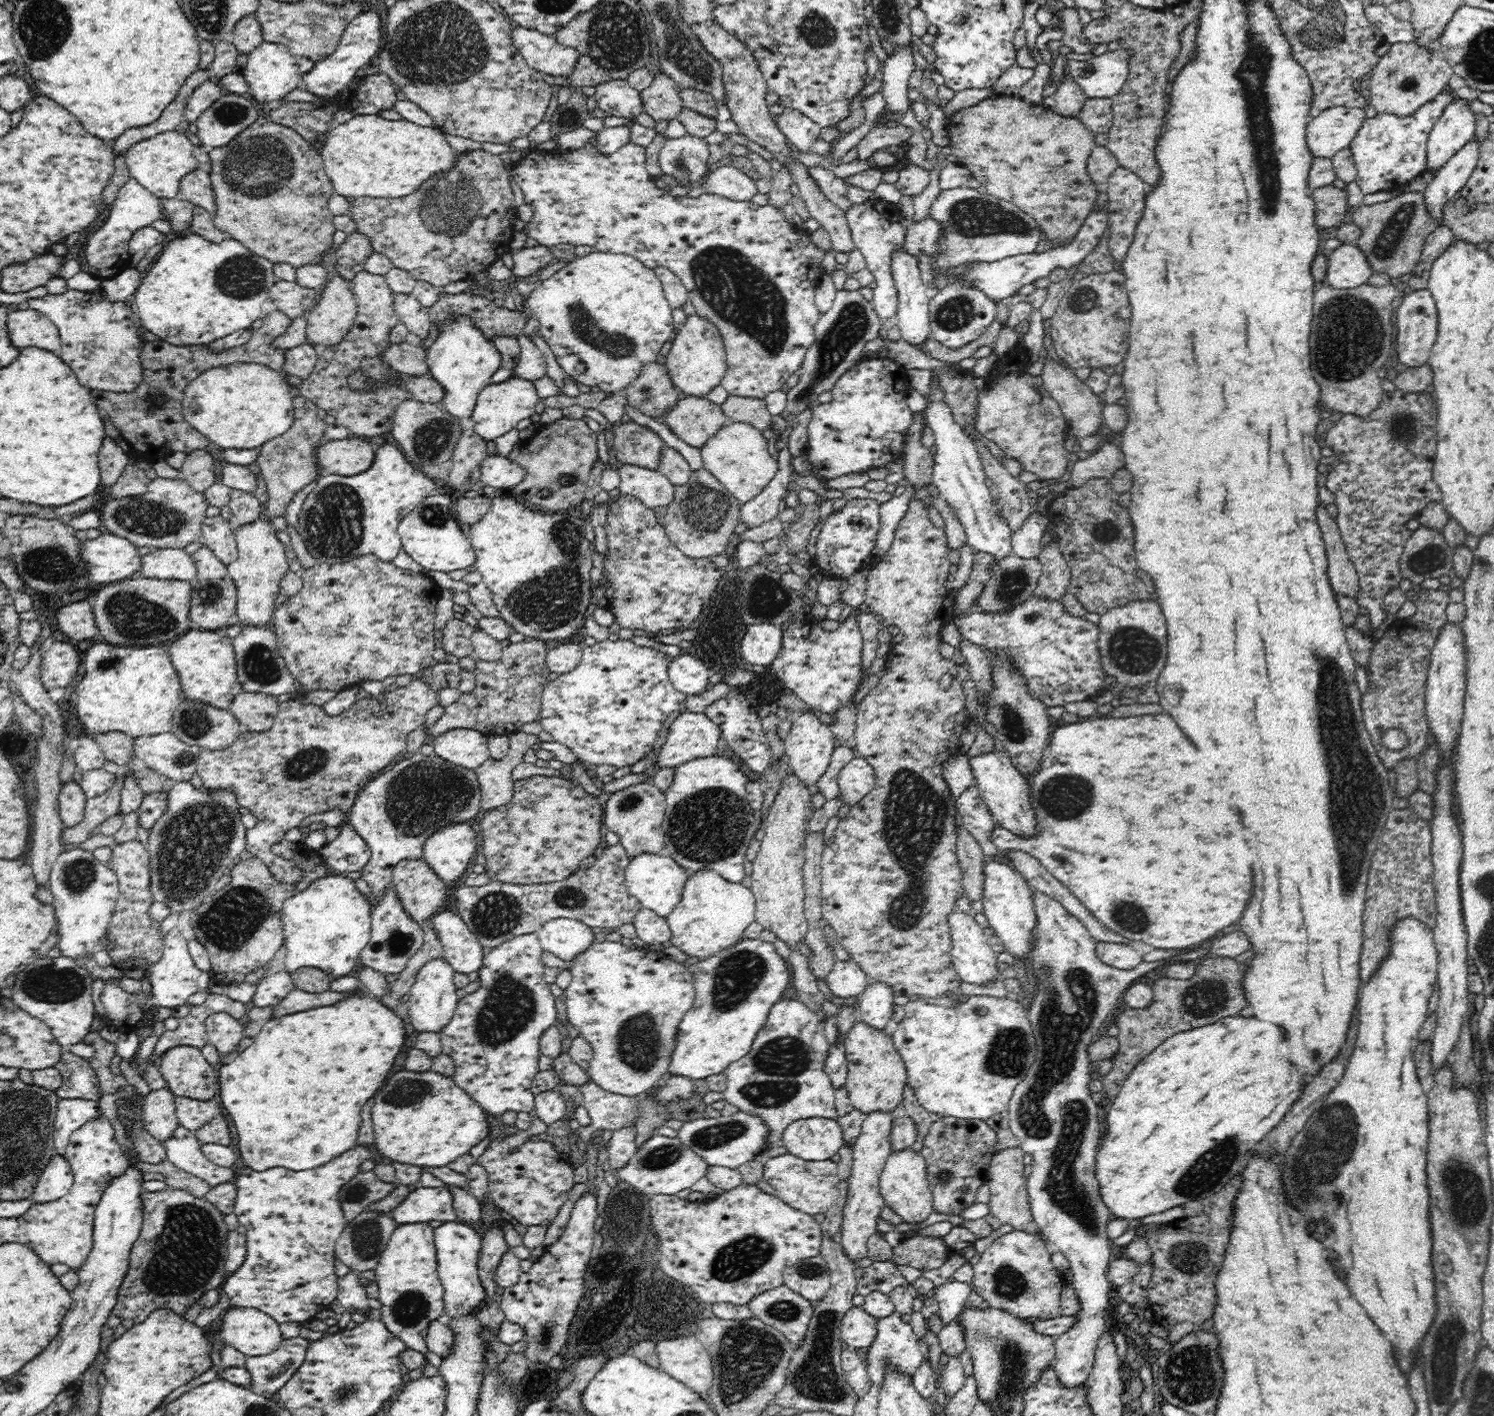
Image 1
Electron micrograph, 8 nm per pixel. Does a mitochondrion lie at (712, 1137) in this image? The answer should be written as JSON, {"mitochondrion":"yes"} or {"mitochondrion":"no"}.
{"mitochondrion":"yes"}

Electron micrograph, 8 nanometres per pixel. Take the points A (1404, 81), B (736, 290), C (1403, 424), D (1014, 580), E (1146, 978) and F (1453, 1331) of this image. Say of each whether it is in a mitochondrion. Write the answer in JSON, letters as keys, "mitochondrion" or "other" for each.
{"A":"mitochondrion","B":"mitochondrion","C":"mitochondrion","D":"mitochondrion","E":"other","F":"mitochondrion"}

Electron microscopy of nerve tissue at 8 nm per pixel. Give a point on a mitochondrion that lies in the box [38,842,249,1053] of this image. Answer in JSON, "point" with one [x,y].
{"point":[79,875]}

